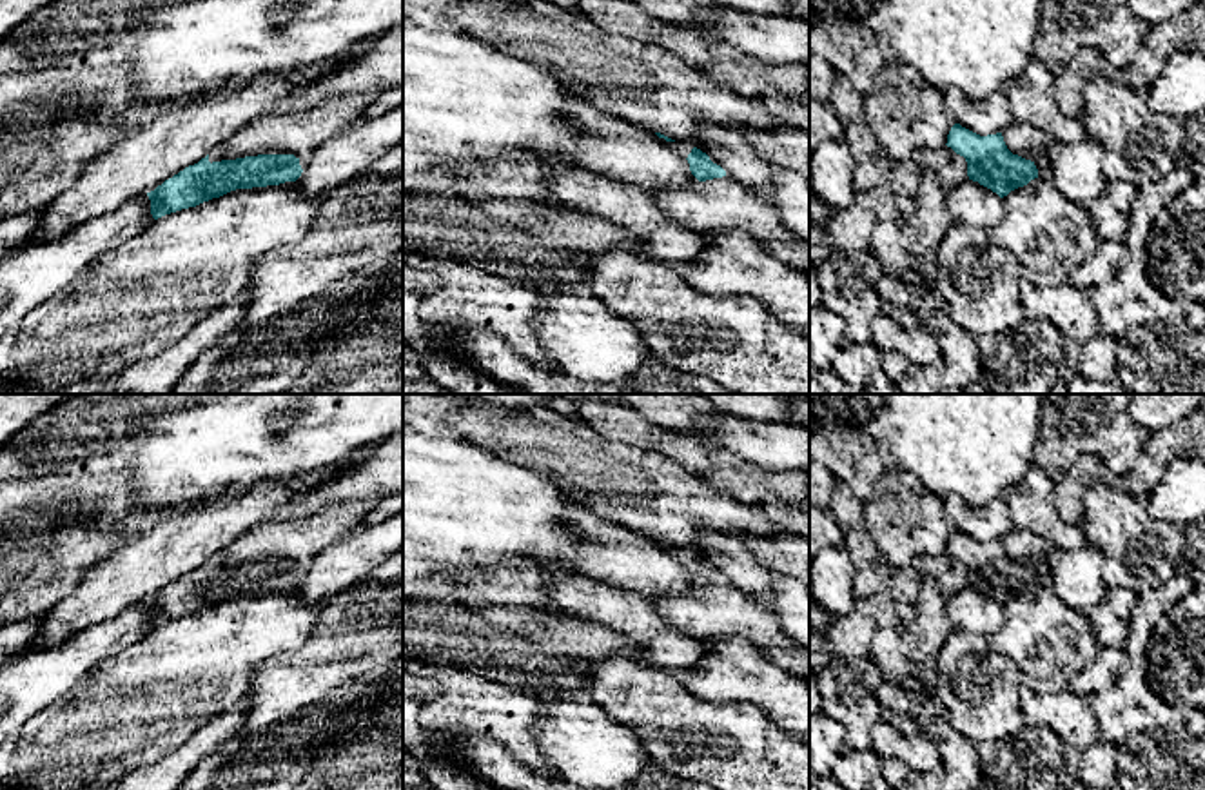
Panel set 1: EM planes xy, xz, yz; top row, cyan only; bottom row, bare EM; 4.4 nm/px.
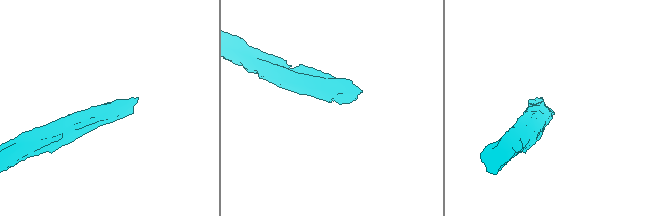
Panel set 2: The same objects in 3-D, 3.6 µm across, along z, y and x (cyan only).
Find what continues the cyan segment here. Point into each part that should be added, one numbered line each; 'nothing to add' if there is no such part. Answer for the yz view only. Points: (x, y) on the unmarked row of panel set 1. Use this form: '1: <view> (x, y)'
1: yz (1020, 545)

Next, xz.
1: xz (717, 611)

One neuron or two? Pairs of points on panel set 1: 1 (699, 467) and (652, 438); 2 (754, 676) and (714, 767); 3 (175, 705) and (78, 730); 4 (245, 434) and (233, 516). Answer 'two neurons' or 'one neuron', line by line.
1: one neuron
2: two neurons
3: one neuron
4: two neurons

